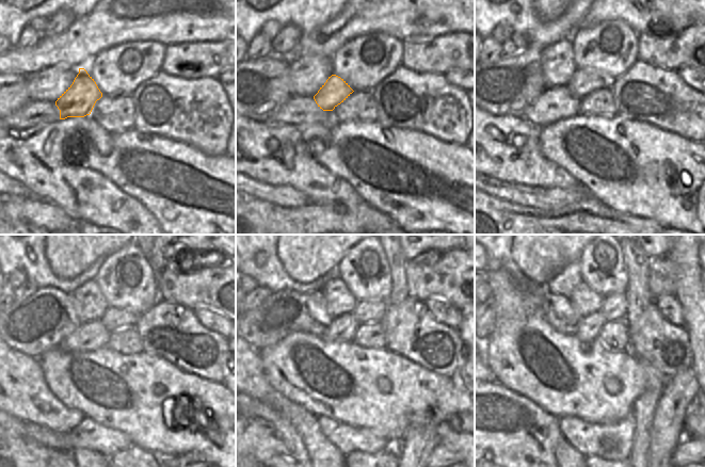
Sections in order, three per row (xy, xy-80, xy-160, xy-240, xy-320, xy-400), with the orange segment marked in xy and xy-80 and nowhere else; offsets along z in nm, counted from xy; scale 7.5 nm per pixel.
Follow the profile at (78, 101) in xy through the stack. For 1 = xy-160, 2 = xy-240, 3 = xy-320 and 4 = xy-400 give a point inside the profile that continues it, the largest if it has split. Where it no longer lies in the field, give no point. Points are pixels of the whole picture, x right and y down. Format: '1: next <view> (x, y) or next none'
1: next xy-160 (583, 81)
2: next xy-240 (114, 319)
3: next xy-320 (366, 311)
4: next xy-400 (614, 306)

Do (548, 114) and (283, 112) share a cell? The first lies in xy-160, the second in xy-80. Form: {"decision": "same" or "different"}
{"decision": "same"}

